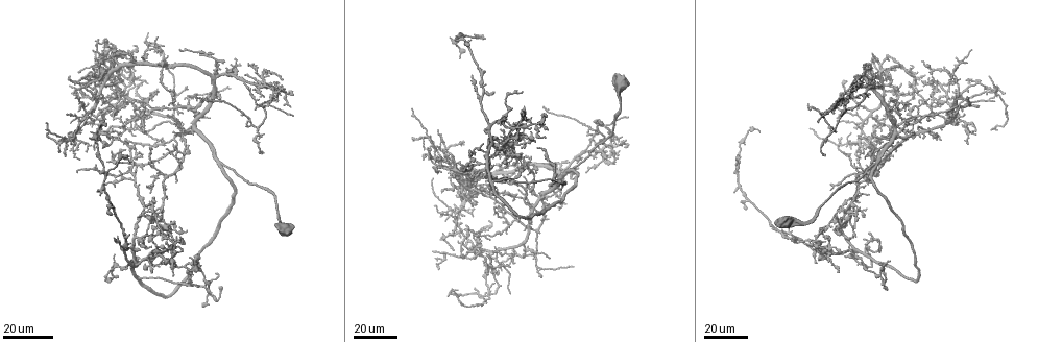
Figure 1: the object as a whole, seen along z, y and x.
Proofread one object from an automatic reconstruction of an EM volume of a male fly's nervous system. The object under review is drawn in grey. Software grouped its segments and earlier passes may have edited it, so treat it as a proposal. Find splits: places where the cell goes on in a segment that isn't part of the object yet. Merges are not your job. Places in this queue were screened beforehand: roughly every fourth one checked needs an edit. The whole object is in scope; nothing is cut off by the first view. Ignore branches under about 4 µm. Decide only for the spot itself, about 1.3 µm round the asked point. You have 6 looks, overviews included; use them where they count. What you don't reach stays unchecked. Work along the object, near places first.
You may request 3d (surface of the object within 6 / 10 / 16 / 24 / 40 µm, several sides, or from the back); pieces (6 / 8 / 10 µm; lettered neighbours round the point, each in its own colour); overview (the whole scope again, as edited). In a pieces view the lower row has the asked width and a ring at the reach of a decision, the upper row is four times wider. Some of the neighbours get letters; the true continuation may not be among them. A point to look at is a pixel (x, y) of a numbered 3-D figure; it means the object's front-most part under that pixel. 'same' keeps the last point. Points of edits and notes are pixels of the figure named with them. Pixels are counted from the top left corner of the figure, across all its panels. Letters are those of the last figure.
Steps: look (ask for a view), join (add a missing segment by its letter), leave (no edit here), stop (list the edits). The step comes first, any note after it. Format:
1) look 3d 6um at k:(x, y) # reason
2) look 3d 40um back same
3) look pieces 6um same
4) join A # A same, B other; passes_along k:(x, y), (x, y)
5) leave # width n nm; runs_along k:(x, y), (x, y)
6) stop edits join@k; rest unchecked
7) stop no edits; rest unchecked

look 3d 40um at 1:(442, 240) # an open end

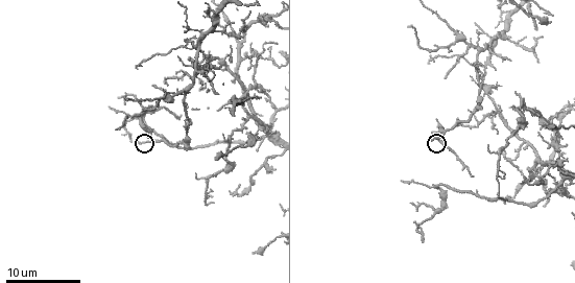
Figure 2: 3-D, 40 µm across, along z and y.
look pieces 8um at 2:(428, 139)

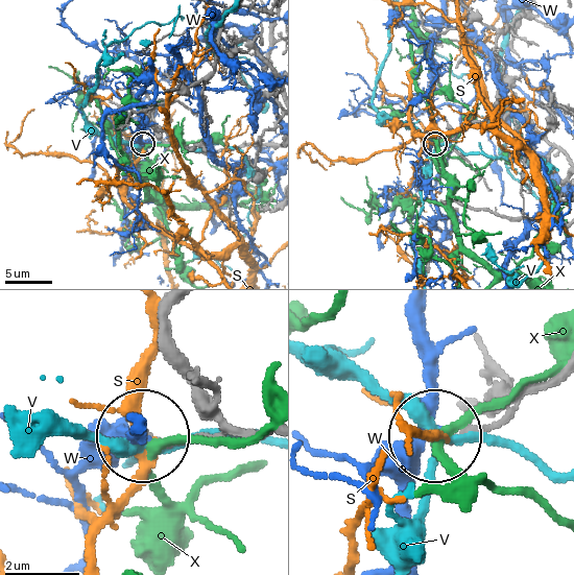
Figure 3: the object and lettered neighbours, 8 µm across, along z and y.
leave # S other, V other, W other, X other; no lettered segment goes on from it

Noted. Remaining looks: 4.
look pieces 8um at 2:(116, 130) # tapers out

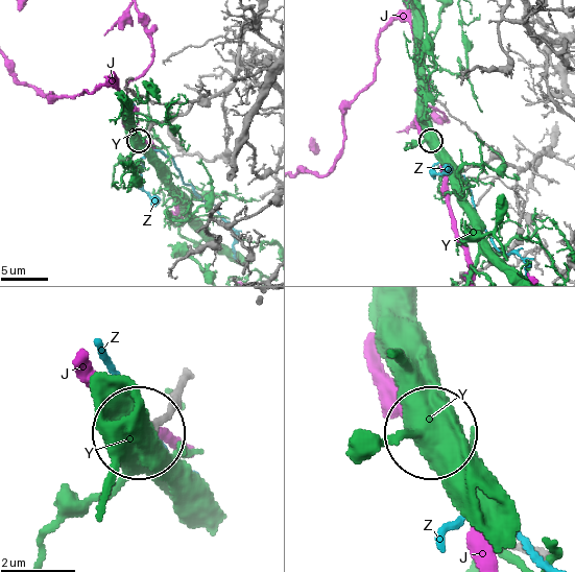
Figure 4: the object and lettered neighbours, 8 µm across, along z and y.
leave # width 190 nm; J other, Y other, Z other; no lettered segment goes on from it

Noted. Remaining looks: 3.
look 3d 24um at 1:(108, 45) # tapers out

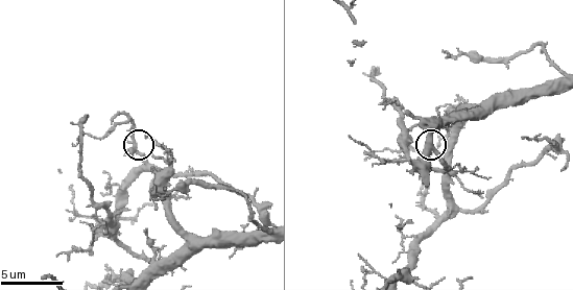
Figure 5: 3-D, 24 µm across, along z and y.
look pieces 6um at 5:(437, 144)

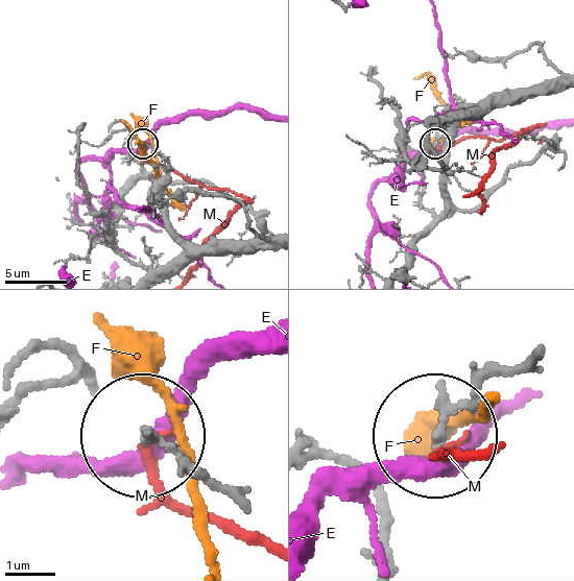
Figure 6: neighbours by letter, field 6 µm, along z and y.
leave # width 150 nm; E other, F other, M other; runs_along 6:(520, 362), (436, 437); none of them fits

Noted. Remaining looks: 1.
stop no edits; rest unchecked

